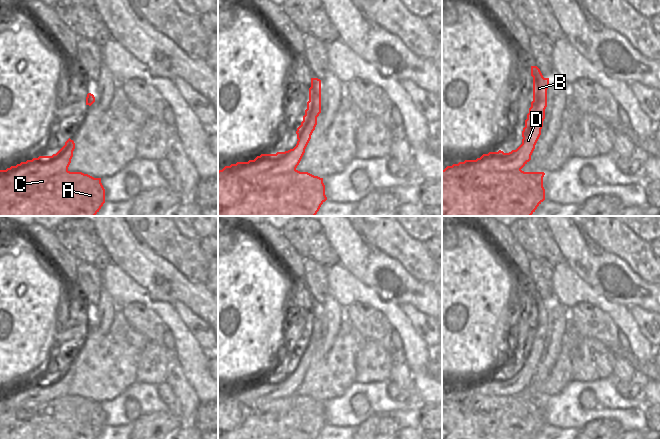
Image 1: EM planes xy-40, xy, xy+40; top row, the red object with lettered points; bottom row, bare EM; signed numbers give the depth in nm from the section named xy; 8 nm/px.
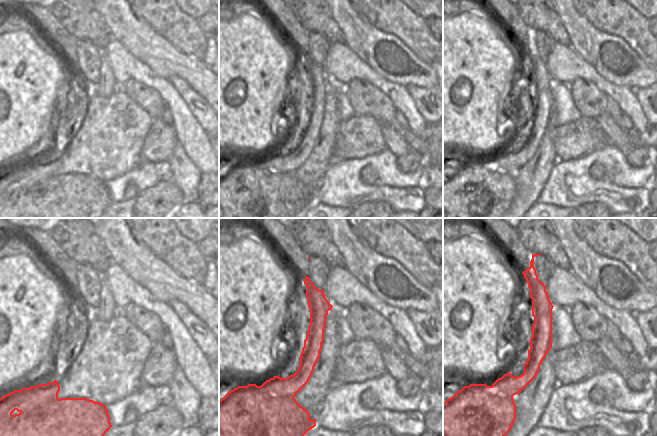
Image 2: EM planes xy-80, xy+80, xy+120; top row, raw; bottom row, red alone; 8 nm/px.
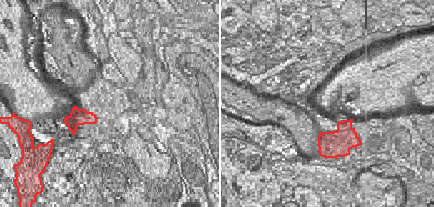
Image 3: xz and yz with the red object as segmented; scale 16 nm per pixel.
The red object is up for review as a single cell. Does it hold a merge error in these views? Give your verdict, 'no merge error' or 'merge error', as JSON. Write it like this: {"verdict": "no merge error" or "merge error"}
{"verdict": "merge error"}

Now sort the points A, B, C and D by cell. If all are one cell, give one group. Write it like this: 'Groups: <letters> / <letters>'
Groups: A C / B D

